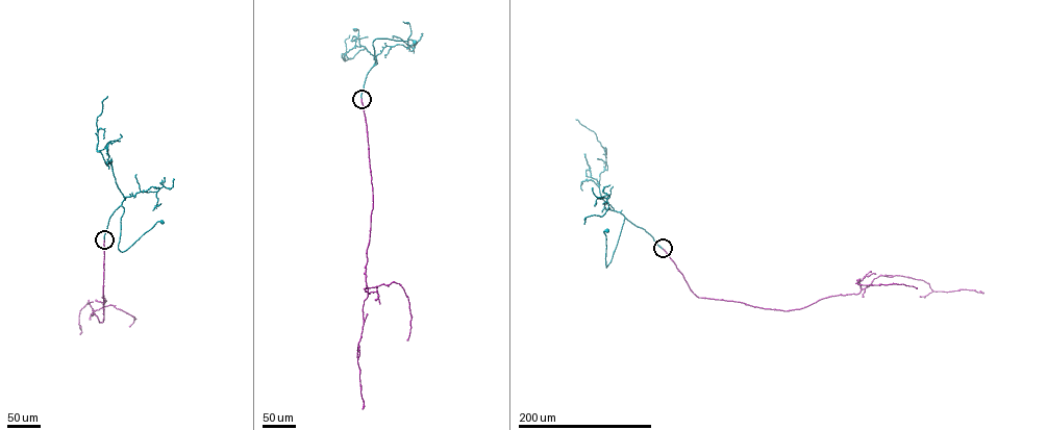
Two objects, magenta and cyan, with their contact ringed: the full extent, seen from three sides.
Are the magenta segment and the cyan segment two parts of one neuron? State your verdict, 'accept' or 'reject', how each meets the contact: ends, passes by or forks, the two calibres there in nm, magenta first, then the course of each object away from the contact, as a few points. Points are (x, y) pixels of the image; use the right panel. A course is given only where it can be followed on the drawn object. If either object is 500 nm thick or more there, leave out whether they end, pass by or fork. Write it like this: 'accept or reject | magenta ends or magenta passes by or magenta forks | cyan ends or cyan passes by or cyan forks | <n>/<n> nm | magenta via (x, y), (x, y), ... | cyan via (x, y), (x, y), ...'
accept | 440/500 nm | magenta via (663, 248), (697, 297), (764, 308), (799, 309), (858, 294), (880, 275), (922, 280), (933, 291), (983, 293) | cyan via (663, 248), (644, 229), (625, 218), (606, 268), (603, 231), (606, 230)

